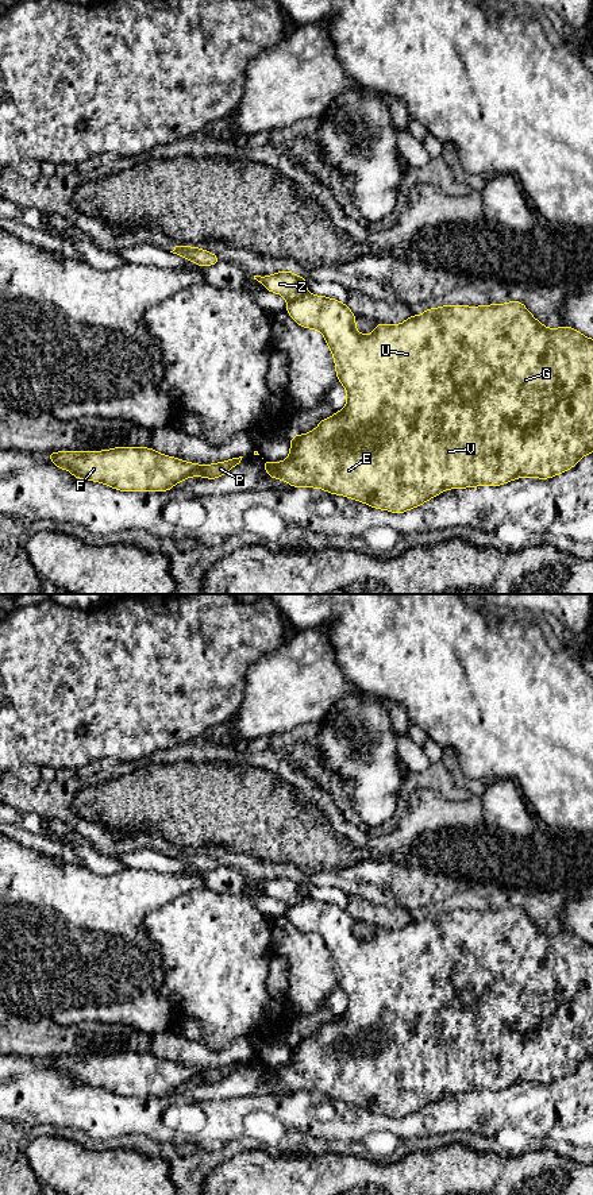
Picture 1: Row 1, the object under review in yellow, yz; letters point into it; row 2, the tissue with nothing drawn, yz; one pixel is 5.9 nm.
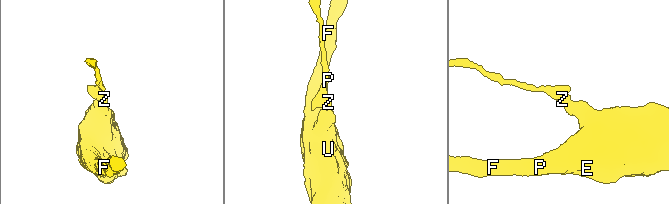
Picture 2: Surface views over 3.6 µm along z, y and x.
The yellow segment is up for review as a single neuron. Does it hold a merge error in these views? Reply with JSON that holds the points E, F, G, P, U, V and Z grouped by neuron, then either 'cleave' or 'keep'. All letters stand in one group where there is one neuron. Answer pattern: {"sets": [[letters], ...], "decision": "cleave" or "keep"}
{"sets": [["E", "F", "G", "P", "U", "V"], ["Z"]], "decision": "cleave"}

